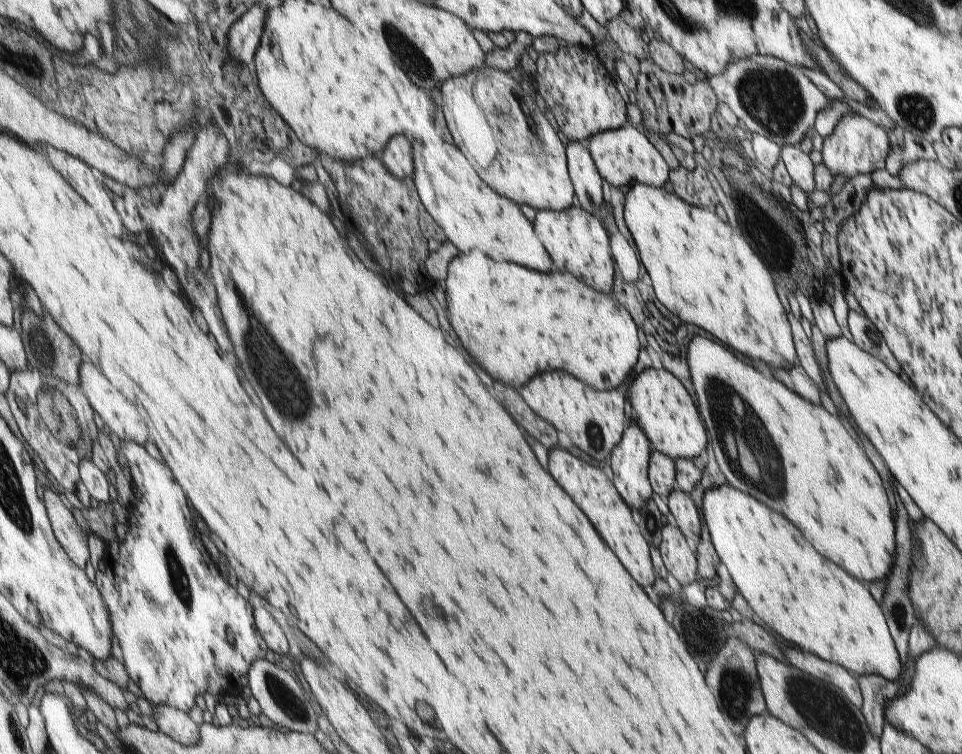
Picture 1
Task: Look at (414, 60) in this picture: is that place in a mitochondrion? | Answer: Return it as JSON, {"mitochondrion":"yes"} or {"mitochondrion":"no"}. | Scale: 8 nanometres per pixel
{"mitochondrion":"yes"}

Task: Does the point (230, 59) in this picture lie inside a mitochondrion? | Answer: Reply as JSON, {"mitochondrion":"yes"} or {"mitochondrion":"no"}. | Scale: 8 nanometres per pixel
{"mitochondrion":"no"}

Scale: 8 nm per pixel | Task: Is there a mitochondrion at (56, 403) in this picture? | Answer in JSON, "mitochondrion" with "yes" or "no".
{"mitochondrion":"yes"}

